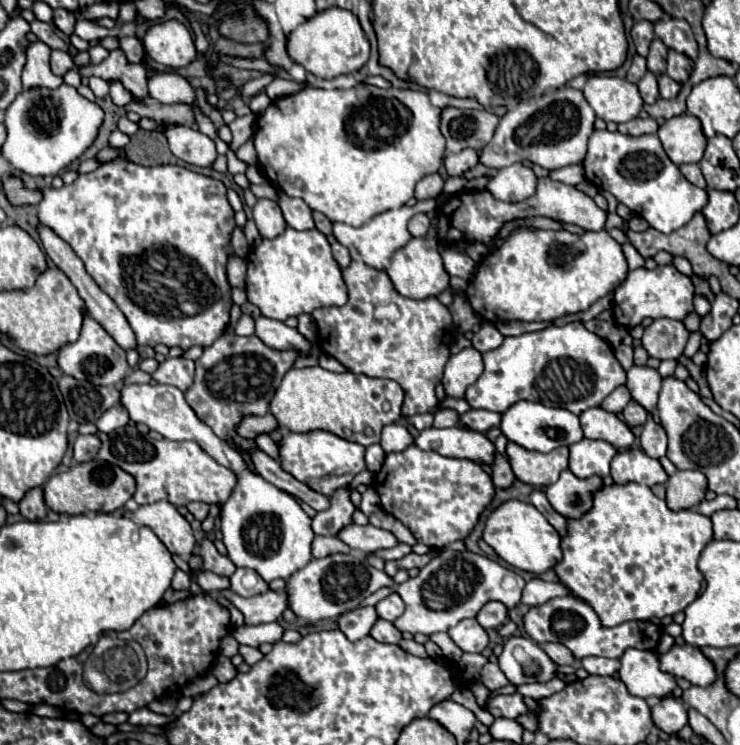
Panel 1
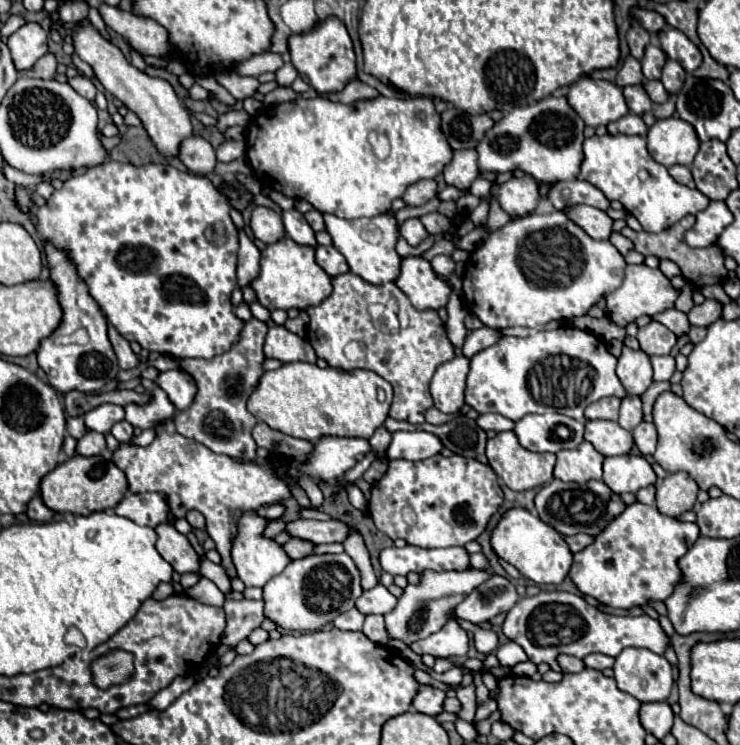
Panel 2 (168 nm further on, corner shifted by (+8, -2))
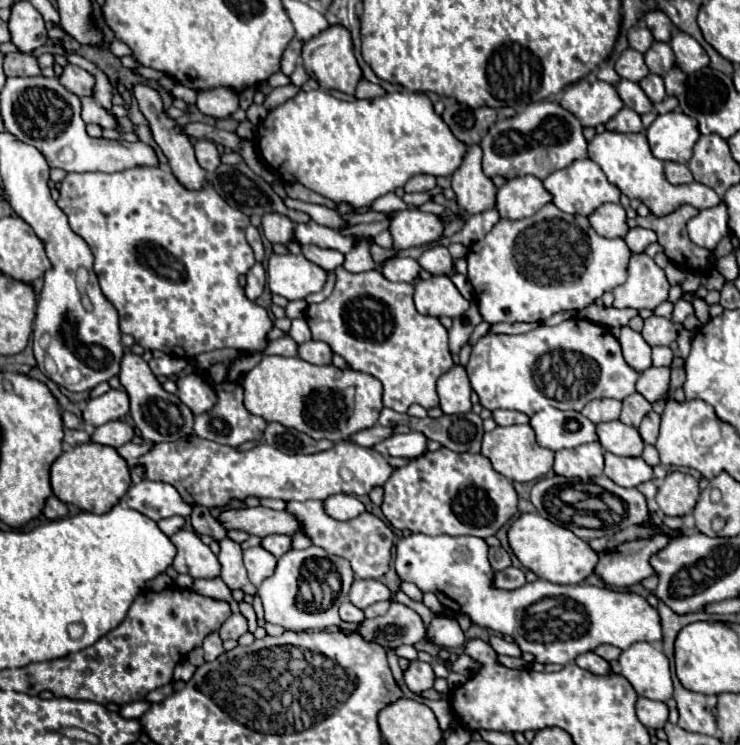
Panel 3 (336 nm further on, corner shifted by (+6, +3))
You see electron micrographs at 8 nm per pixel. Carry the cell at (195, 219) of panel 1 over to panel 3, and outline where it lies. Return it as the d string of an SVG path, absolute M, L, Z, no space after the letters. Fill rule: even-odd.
M133 167L119 173L67 173L59 187L57 205L67 215L69 227L87 241L95 257L101 291L119 313L121 333L133 335L143 349L159 349L183 359L221 347L239 351L265 349L265 337L273 321L267 309L251 303L239 285L239 277L255 265L253 249L245 239L249 217L231 209L211 183L197 191L187 189L169 167ZM217 221L223 223L221 233L213 229Z

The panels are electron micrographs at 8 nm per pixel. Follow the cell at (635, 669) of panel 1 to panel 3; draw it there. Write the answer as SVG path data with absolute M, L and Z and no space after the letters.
M645 641L633 643L621 653L619 669L639 697L667 701L673 695L669 659L659 645Z

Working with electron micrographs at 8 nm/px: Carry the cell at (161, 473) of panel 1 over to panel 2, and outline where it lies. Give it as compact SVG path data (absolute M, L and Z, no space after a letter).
M175 430L159 432L145 448L121 444L113 462L125 472L131 492L165 492L175 518L185 518L189 510L199 510L207 520L207 532L215 542L215 550L221 554L221 566L229 578L237 576L233 560L229 558L229 542L233 542L233 534L237 534L237 518L241 518L243 512L257 510L259 506L291 498L291 486L287 484L287 480L291 480L289 464L277 464L273 460L241 462L217 454Z

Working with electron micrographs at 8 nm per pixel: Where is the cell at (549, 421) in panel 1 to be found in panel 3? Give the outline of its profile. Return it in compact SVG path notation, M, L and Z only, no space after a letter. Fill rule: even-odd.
M555 407L537 411L529 425L535 431L537 443L541 447L549 447L551 451L559 451L565 447L579 447L583 443L597 441L595 437L595 423L591 423L587 417L583 417L577 411L561 411ZM575 419L579 423L577 431L567 431L567 423Z

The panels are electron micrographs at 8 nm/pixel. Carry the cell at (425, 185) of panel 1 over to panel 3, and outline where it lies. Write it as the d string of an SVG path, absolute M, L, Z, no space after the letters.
M415 175L415 177L411 177L411 181L407 181L405 191L407 193L421 193L421 191L429 191L433 187L435 187L433 175Z

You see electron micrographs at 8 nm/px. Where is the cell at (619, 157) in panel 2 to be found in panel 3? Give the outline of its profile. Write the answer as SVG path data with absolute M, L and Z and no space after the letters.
M613 131L597 133L589 141L589 159L603 169L611 185L615 185L629 199L639 199L641 203L645 203L655 217L665 217L677 211L681 205L693 205L695 209L701 211L721 203L721 197L703 183L695 181L689 185L671 185L665 177L663 161L651 155L647 137L643 133L613 133Z

